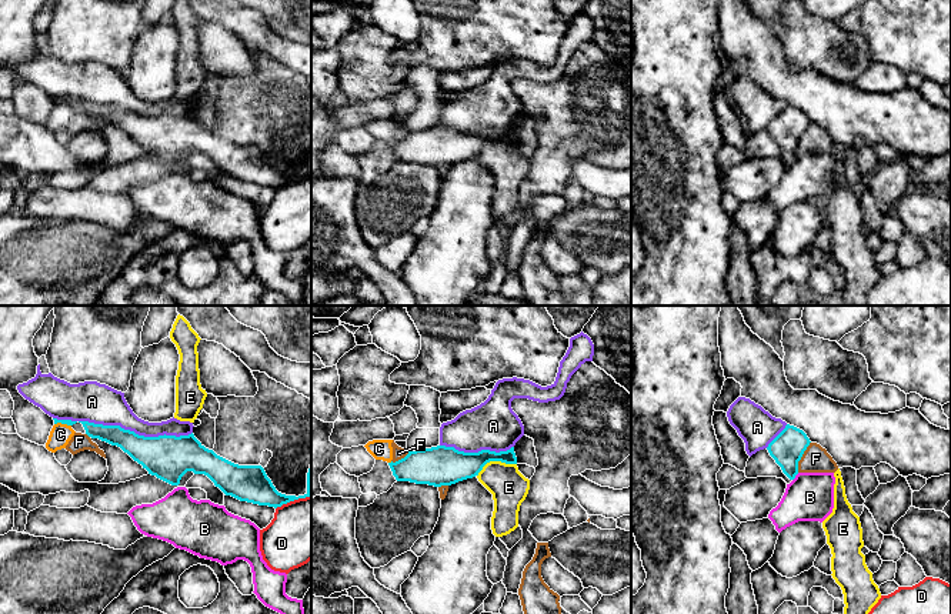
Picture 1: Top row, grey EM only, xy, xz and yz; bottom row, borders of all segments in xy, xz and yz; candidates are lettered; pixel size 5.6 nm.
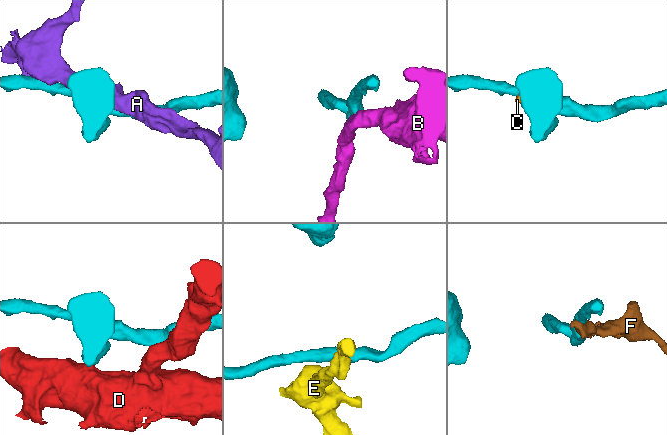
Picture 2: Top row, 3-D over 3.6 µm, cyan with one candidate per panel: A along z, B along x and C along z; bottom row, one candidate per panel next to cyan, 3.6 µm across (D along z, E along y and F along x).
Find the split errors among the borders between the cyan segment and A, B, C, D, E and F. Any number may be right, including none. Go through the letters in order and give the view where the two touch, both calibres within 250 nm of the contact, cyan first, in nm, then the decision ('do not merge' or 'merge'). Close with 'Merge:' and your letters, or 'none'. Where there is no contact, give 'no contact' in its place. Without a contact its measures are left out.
A: xy | 260/220 nm | do not merge
B: yz | 190/280 nm | do not merge
C: xy | 30/120 nm | do not merge
D: xy | 200/360 nm | do not merge
E: xz | 190/200 nm | do not merge
F: yz | 190/150 nm | do not merge
Merge: none

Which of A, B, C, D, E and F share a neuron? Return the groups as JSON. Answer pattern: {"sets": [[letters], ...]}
{"sets": [["A"], ["B"], ["C", "F"], ["D"], ["E"]]}

